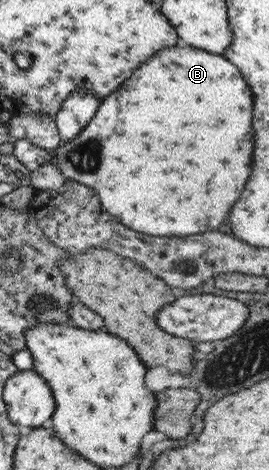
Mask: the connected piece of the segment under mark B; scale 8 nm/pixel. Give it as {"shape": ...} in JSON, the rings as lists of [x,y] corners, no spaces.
{"shape":[[[179,45],[181,47],[169,47],[163,51],[157,51],[145,63],[141,63],[127,77],[127,81],[123,81],[117,90],[100,101],[99,108],[83,132],[79,133],[77,137],[73,137],[71,141],[60,142],[55,148],[56,159],[54,161],[56,161],[57,168],[63,177],[89,186],[95,192],[103,211],[107,211],[111,217],[117,219],[118,223],[133,231],[151,236],[190,237],[217,229],[225,221],[231,205],[239,197],[239,191],[243,191],[243,183],[247,181],[247,175],[251,173],[251,149],[253,149],[251,117],[253,115],[251,115],[251,91],[249,91],[249,87],[241,79],[239,71],[227,59],[223,59],[219,55],[205,53],[205,51],[191,46]]]}

